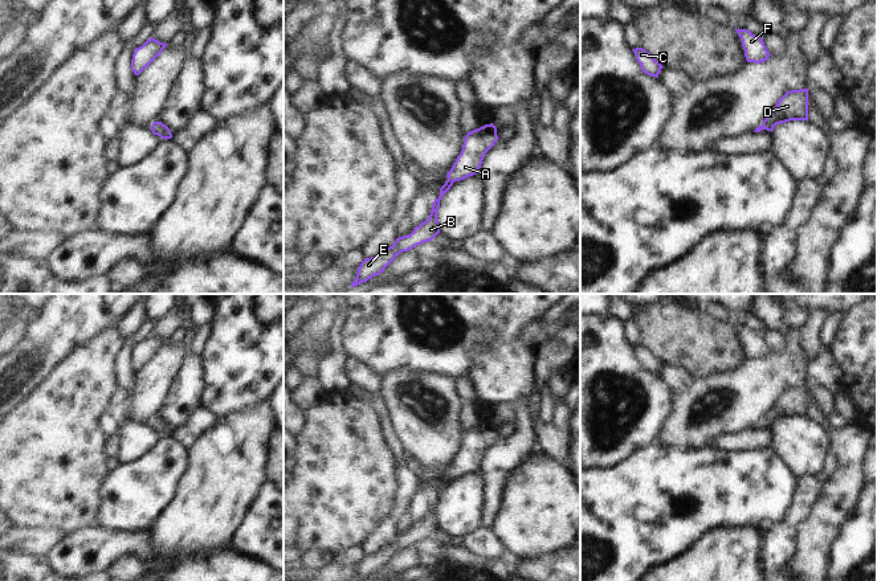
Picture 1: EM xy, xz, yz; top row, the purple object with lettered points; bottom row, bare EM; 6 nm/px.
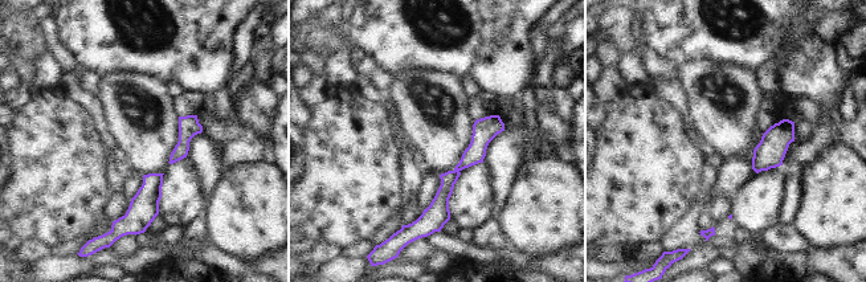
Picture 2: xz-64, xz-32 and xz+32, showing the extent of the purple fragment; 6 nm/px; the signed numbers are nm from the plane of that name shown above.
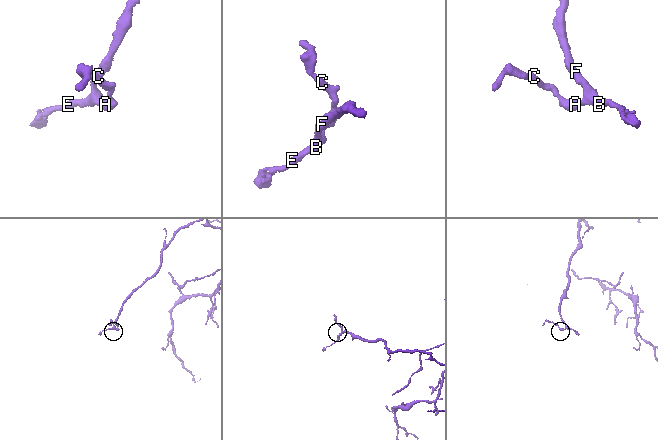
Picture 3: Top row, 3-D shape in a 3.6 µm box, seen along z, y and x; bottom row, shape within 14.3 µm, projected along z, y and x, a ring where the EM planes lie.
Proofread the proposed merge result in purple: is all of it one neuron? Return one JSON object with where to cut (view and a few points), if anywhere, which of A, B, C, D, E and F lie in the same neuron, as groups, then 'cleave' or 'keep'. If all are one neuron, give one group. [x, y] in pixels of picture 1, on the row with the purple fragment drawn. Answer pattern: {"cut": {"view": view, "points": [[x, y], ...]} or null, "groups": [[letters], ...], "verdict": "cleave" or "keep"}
{"cut": null, "groups": [["A", "B", "C", "D", "E", "F"]], "verdict": "keep"}

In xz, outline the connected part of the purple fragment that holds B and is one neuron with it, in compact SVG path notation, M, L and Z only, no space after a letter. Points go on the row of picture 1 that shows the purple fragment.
M493 123L485 124L466 134L461 154L457 156L450 171L448 172L448 180L440 188L440 196L432 202L429 217L416 226L411 234L396 238L392 246L387 247L375 257L364 258L358 267L358 274L351 283L351 287L379 275L395 259L396 255L403 251L408 251L417 245L432 241L440 233L440 222L437 220L440 200L450 189L454 181L460 181L478 173L485 154L498 139L497 127Z

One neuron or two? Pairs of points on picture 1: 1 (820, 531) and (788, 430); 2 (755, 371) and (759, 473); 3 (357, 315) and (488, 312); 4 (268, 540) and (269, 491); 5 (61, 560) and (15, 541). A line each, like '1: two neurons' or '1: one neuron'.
1: two neurons
2: two neurons
3: one neuron
4: one neuron
5: two neurons

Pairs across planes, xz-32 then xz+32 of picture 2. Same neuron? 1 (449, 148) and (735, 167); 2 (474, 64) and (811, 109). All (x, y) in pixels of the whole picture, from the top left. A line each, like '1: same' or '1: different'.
1: different
2: different

